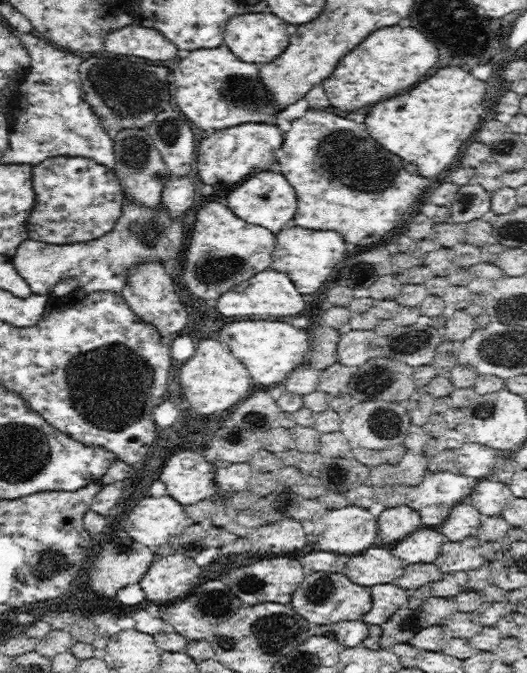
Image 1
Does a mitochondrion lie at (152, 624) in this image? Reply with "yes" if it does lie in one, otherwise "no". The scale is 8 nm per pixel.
no

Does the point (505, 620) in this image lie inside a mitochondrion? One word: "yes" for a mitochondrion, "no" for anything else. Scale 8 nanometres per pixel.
no

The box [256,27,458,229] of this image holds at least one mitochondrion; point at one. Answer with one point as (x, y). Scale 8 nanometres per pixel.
(382, 178)

